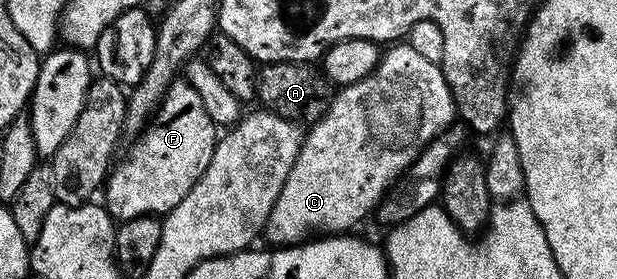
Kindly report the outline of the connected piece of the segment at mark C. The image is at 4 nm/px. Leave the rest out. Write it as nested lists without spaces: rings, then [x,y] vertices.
[[[392,44],[381,53],[380,63],[374,68],[374,72],[370,72],[368,78],[364,78],[361,82],[355,82],[349,86],[343,87],[333,97],[332,102],[328,106],[328,111],[324,113],[323,118],[318,122],[311,123],[312,130],[303,135],[300,143],[300,151],[294,160],[294,164],[290,168],[290,176],[286,176],[286,180],[282,184],[282,192],[276,197],[276,203],[272,205],[272,211],[268,217],[262,231],[263,237],[269,238],[273,247],[290,246],[299,243],[301,240],[307,239],[311,230],[320,230],[316,232],[348,232],[355,222],[360,222],[364,217],[371,215],[376,207],[380,205],[380,199],[389,193],[403,178],[405,170],[411,166],[412,161],[419,156],[428,146],[429,142],[435,140],[437,134],[449,129],[453,125],[454,119],[457,117],[456,105],[452,99],[450,88],[446,84],[446,76],[443,69],[437,63],[425,60],[418,52],[414,52],[414,48],[410,48],[407,44]]]

